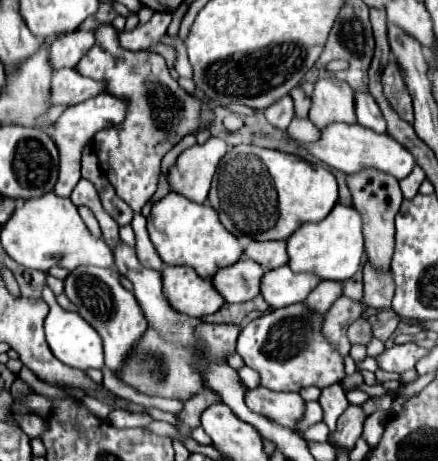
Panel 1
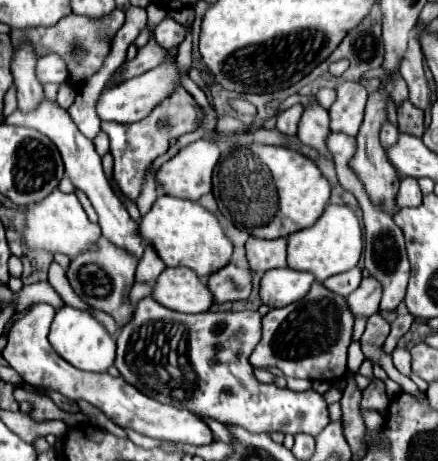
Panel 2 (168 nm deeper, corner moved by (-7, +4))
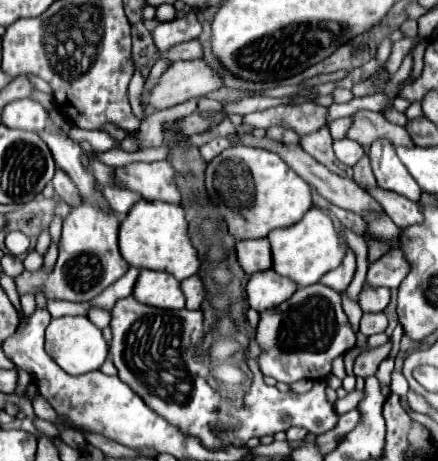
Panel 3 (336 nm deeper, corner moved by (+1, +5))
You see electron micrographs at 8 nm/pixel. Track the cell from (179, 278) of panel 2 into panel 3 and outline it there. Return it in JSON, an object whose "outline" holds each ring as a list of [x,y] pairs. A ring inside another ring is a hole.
{"outline":[[[142,270],[132,296],[148,306],[156,308],[184,308],[186,298],[180,290],[180,282],[168,272]]]}

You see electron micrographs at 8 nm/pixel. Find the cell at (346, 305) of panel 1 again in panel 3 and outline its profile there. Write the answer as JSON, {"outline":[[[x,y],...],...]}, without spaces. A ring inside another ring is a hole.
{"outline":[[[392,250],[390,254],[384,254],[380,260],[370,264],[366,284],[372,288],[378,288],[382,284],[388,284],[388,288],[398,288],[406,274],[408,262],[404,260],[402,250]]]}

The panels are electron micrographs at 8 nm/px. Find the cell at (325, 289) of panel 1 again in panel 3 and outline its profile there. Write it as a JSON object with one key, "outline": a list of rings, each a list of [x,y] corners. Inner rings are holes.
{"outline":[[[348,250],[346,256],[344,256],[344,260],[342,260],[342,266],[338,266],[336,270],[324,274],[320,278],[320,282],[326,284],[328,288],[336,290],[336,292],[344,292],[348,288],[348,284],[352,282],[354,272],[356,272],[356,256],[354,256],[352,250]]]}

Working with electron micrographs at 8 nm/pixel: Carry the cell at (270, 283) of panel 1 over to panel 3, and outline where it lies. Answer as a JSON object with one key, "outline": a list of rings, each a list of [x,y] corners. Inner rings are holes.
{"outline":[[[264,270],[250,276],[246,292],[250,308],[262,312],[268,308],[276,308],[280,302],[286,302],[296,292],[296,288],[298,286],[294,280],[288,280],[274,270]]]}

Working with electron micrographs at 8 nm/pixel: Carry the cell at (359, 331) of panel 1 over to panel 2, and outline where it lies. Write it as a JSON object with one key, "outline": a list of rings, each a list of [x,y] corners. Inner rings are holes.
{"outline":[[[374,313],[372,317],[368,317],[366,331],[364,331],[362,339],[360,339],[362,351],[364,351],[366,359],[380,363],[380,367],[386,371],[386,375],[388,375],[392,381],[396,381],[396,383],[402,387],[402,391],[406,391],[406,393],[410,393],[410,395],[420,395],[420,389],[412,383],[412,379],[410,379],[410,377],[404,377],[404,375],[394,367],[392,357],[382,351],[382,345],[384,345],[384,341],[386,341],[388,333],[390,333],[390,325],[388,325],[388,321],[386,321],[380,313]]]}

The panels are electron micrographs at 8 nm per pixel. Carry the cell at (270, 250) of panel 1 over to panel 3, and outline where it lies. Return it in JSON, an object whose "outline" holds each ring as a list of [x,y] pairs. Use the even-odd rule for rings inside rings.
{"outline":[[[268,238],[260,240],[238,240],[236,242],[236,256],[242,270],[250,276],[254,272],[262,272],[272,268],[272,250]]]}

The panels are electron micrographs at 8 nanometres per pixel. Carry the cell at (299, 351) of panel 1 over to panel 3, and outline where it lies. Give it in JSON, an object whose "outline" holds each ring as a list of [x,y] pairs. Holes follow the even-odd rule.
{"outline":[[[316,282],[312,286],[298,288],[294,296],[280,306],[260,312],[256,342],[260,346],[258,366],[262,374],[272,376],[278,382],[292,384],[302,378],[320,380],[328,376],[334,358],[350,350],[356,344],[356,336],[342,310],[342,296]]]}

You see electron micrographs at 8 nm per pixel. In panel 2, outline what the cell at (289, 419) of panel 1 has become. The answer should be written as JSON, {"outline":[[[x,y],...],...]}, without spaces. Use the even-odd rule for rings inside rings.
{"outline":[[[144,297],[136,303],[132,319],[120,327],[120,345],[116,355],[116,367],[120,375],[140,389],[144,395],[168,403],[172,407],[182,407],[192,411],[194,415],[202,419],[216,419],[224,425],[236,425],[246,429],[248,433],[310,433],[316,437],[328,423],[328,405],[320,393],[314,389],[310,391],[290,391],[280,389],[276,385],[260,383],[254,377],[254,369],[250,367],[250,353],[258,345],[262,337],[262,325],[260,325],[260,313],[258,311],[240,311],[240,313],[214,313],[204,311],[196,315],[178,313],[172,309],[162,307],[152,297]]]}

